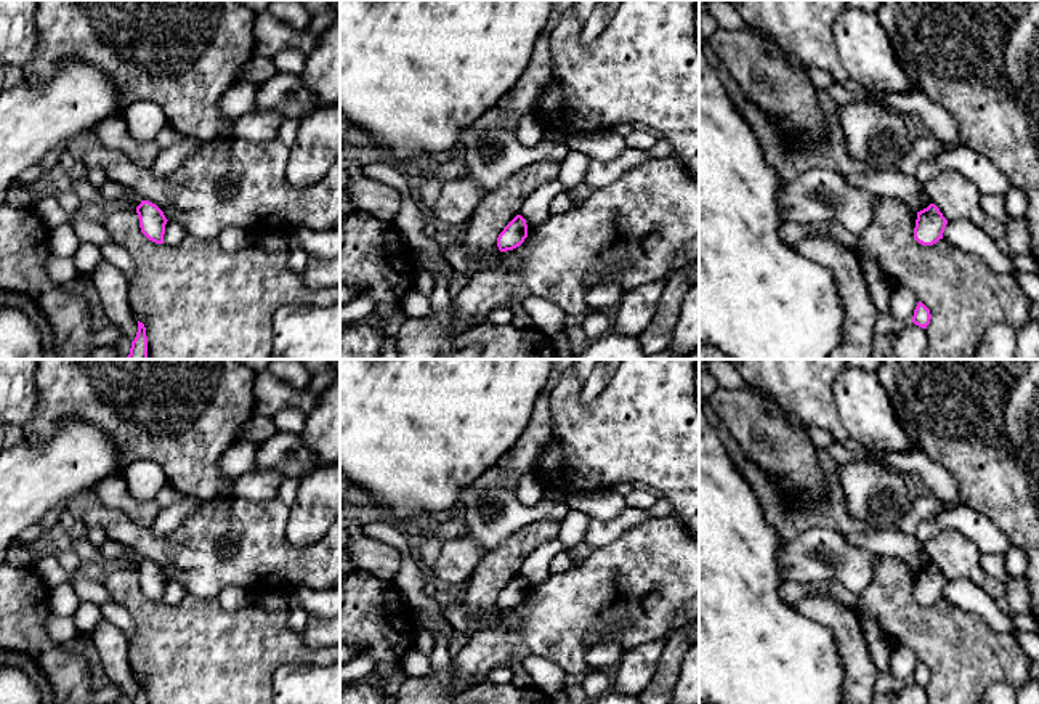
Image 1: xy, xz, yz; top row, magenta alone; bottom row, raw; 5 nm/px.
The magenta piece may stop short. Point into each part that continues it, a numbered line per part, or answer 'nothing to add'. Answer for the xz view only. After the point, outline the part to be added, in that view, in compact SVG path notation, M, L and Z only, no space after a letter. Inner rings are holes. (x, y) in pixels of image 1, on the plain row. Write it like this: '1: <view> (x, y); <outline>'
nothing to add

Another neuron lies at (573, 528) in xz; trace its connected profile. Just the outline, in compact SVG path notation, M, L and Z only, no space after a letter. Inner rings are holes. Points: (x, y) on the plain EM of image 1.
M571 510L571 513L561 520L556 537L563 544L564 552L569 552L584 540L588 521L590 518L579 510Z

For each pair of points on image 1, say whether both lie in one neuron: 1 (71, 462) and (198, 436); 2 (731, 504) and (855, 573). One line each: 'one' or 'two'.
1: two
2: two

